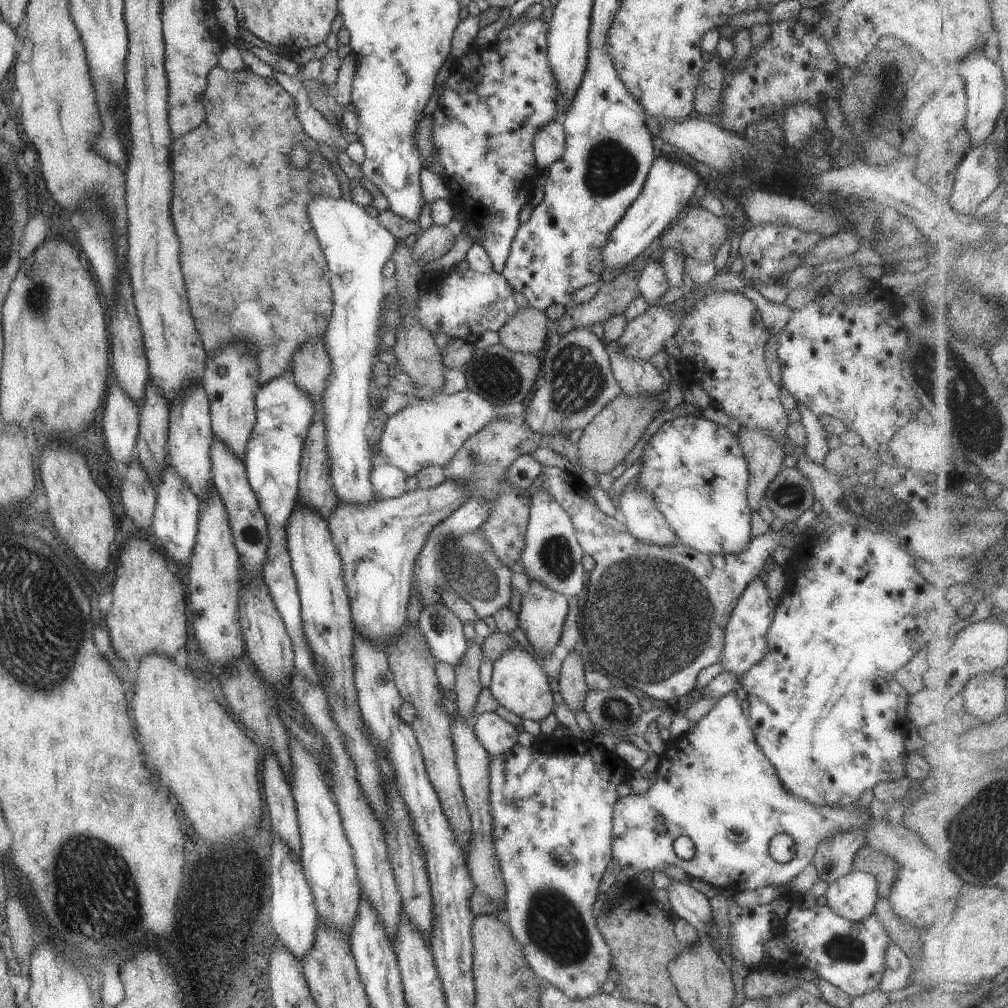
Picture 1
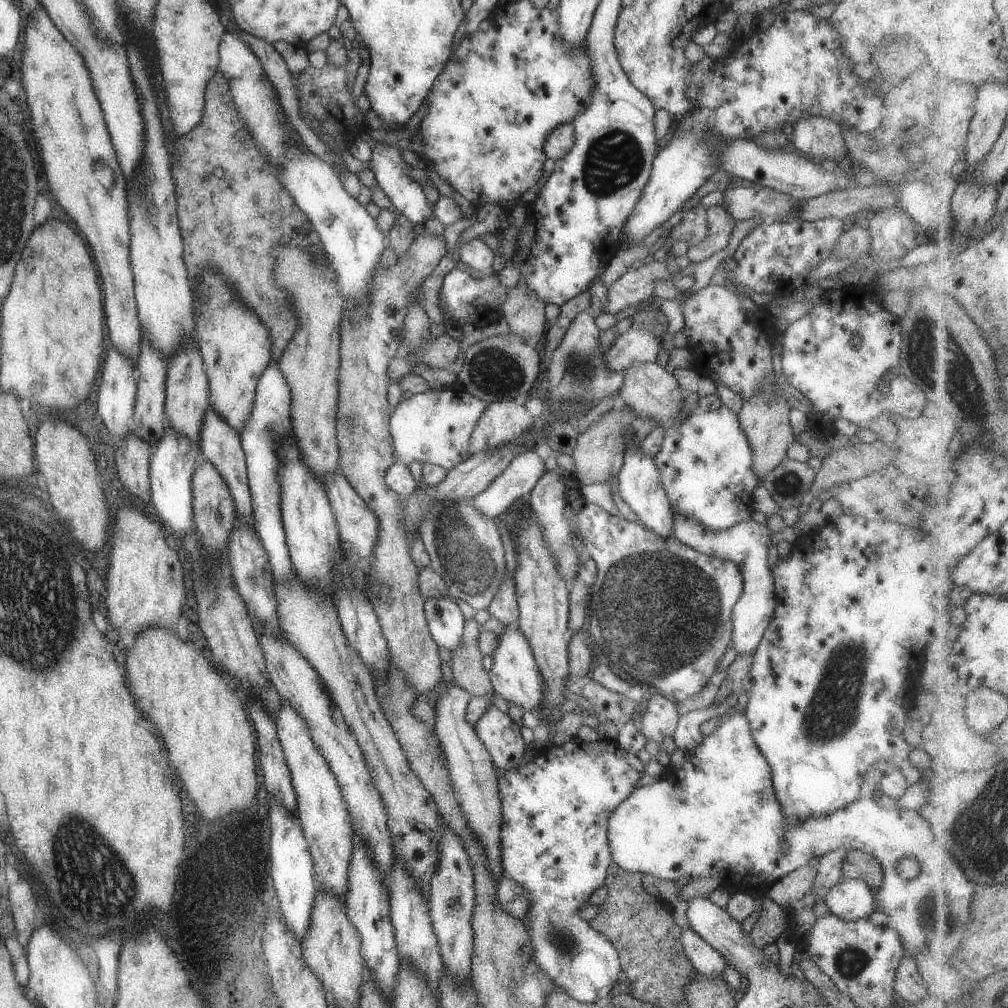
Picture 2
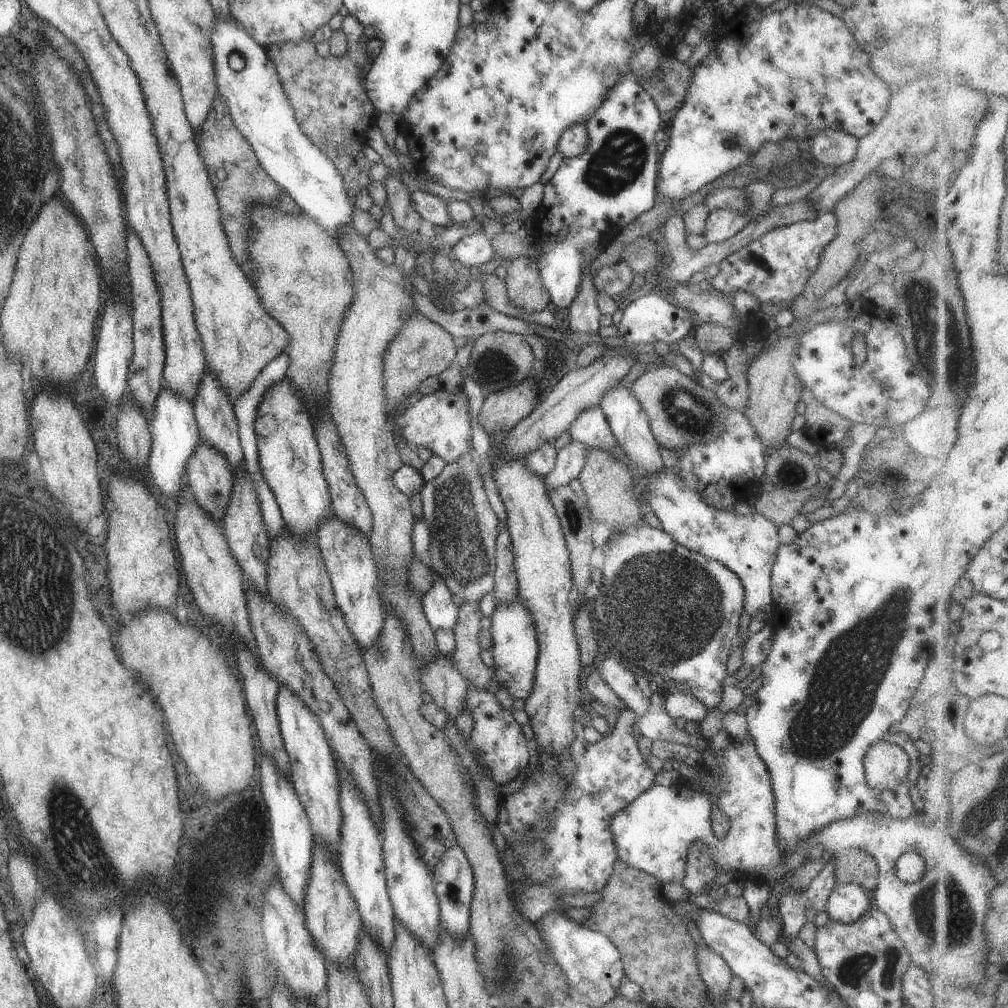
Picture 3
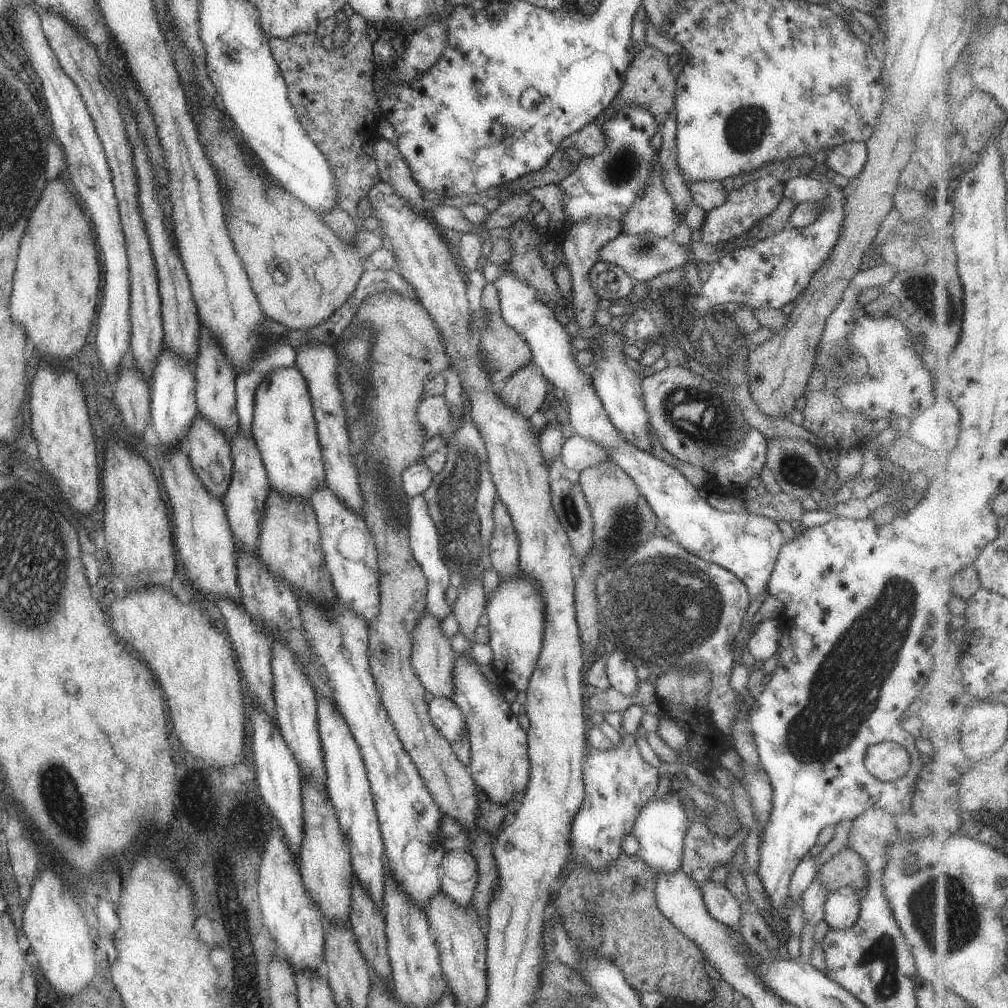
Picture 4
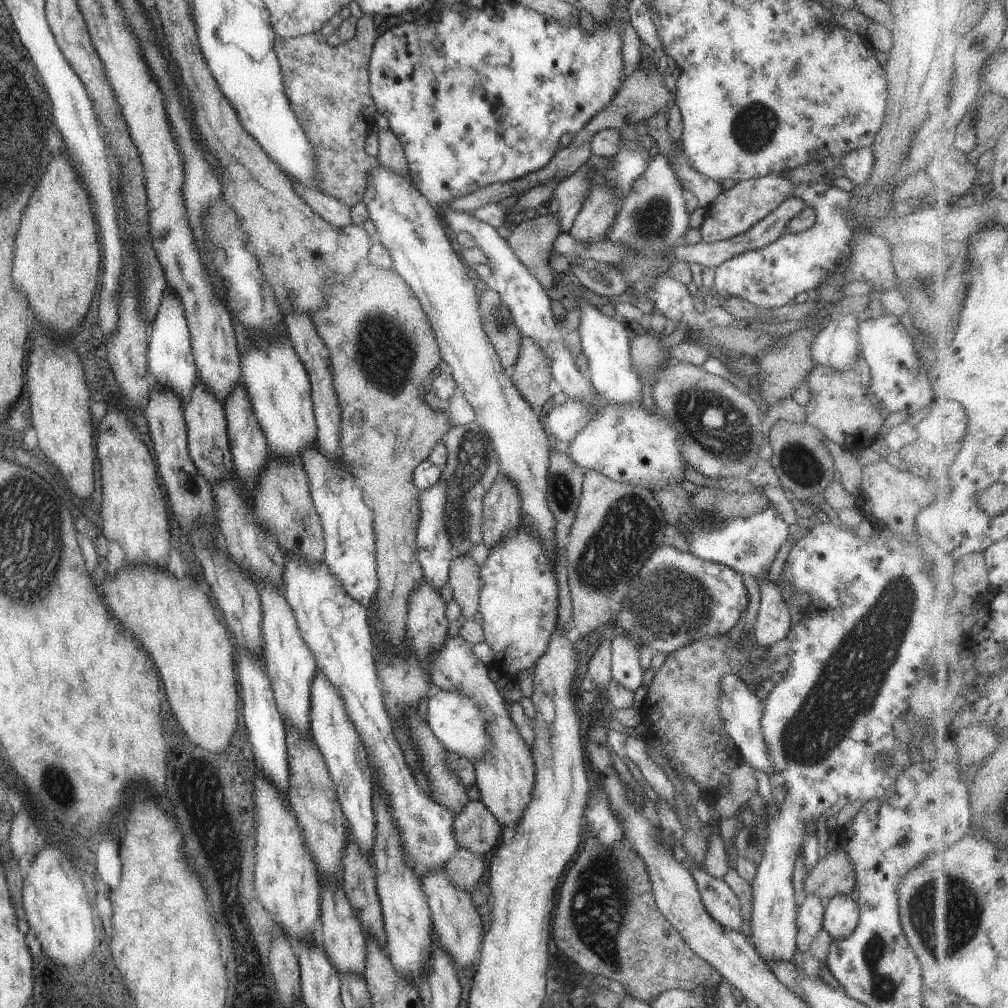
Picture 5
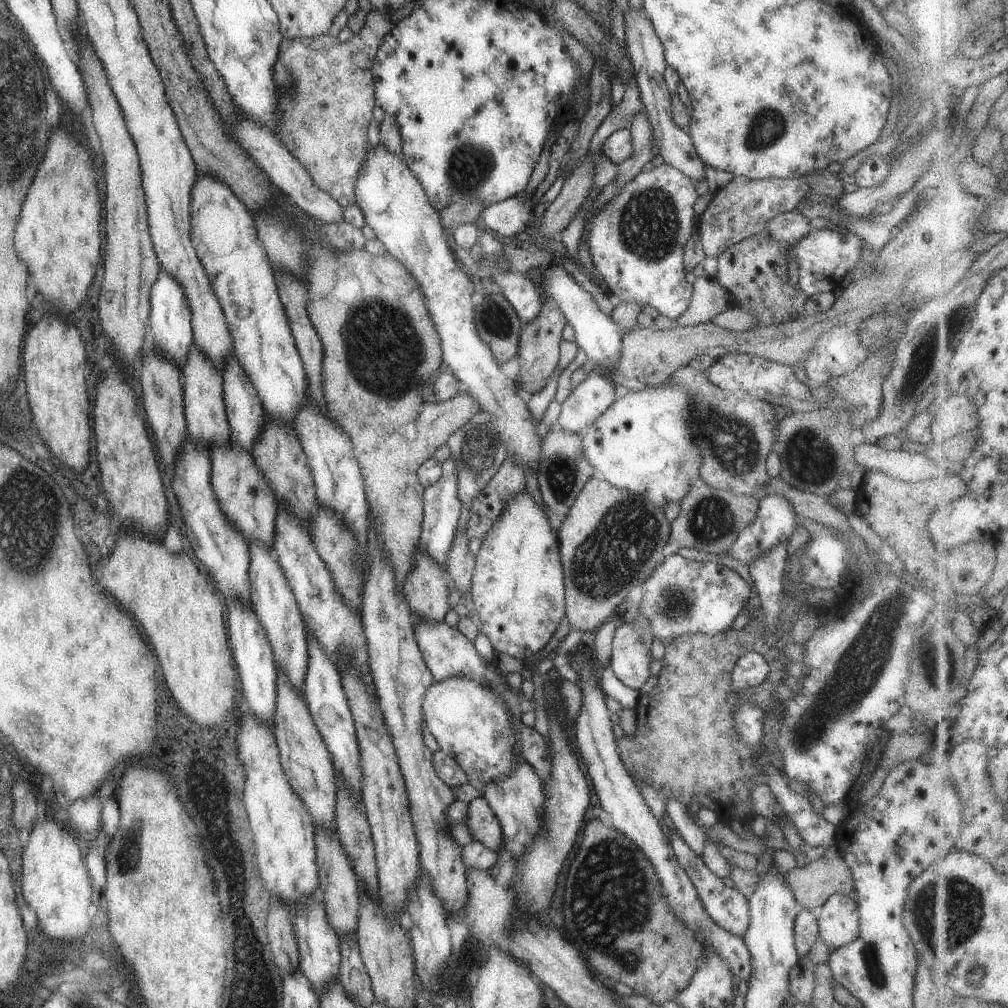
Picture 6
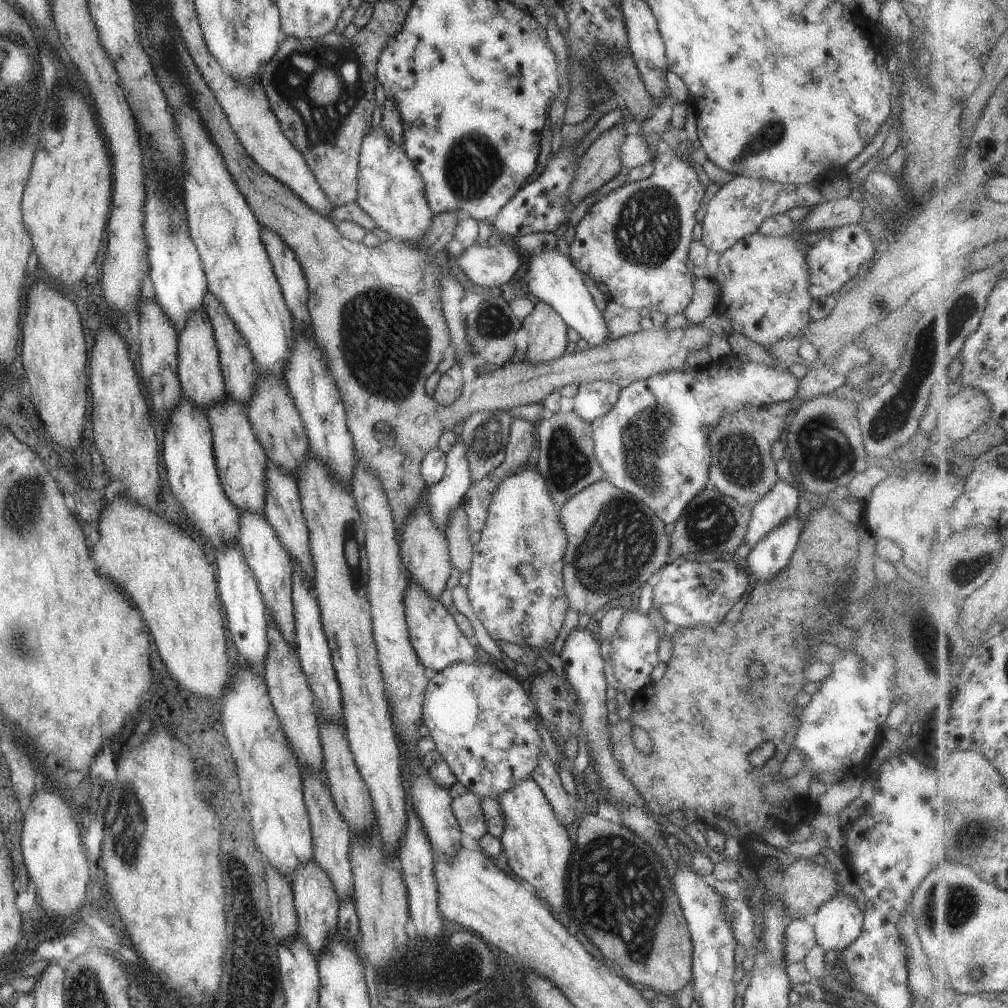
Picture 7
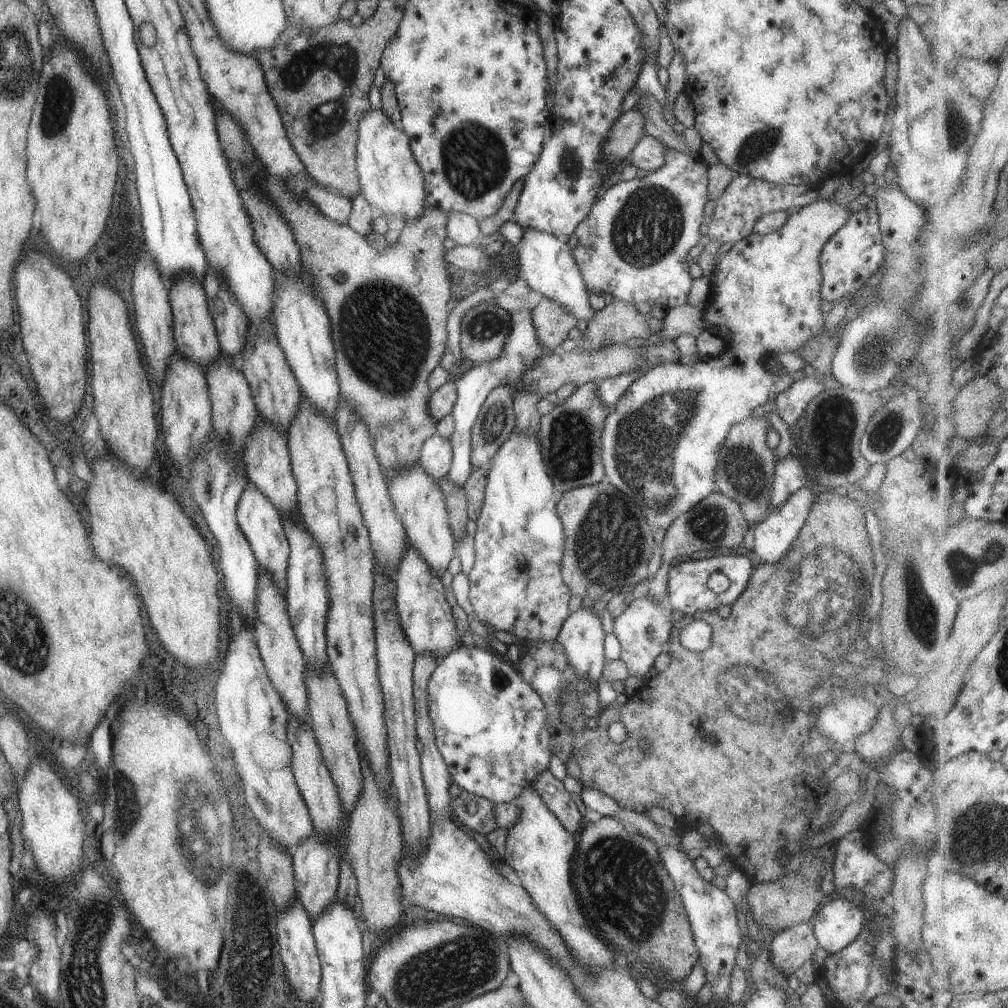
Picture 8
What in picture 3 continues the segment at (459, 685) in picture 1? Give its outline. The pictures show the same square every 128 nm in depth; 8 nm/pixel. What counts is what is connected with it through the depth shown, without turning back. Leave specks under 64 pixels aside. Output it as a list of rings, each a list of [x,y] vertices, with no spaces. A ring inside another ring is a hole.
[[[465,602],[458,608],[458,622],[454,625],[455,649],[450,658],[470,688],[480,687],[496,693],[501,684],[494,677],[493,667],[488,667],[480,657],[479,632],[482,612],[479,602]]]

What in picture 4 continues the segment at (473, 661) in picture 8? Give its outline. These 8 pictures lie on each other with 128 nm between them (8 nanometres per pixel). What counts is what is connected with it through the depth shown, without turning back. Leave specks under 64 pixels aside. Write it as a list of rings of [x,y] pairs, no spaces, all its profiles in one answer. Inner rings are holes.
[[[434,697],[428,704],[428,714],[440,734],[444,734],[450,744],[458,742],[467,729],[466,718],[453,698]]]

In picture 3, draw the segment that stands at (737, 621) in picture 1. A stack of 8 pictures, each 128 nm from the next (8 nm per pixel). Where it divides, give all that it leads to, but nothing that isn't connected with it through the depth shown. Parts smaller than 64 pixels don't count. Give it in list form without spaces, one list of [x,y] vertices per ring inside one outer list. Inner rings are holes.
[[[664,468],[658,476],[644,482],[649,510],[659,518],[663,530],[674,542],[717,560],[732,570],[740,578],[744,587],[743,611],[754,618],[760,612],[769,612],[773,604],[771,588],[771,572],[778,547],[778,527],[760,513],[738,515],[734,512],[716,510],[702,501],[700,494],[692,488],[686,488],[682,480],[672,472],[672,468]]]

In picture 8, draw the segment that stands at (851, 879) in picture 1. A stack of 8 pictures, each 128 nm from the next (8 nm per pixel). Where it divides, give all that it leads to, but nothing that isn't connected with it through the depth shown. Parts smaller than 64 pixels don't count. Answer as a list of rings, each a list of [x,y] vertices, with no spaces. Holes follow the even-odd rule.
[[[833,895],[815,913],[813,931],[820,948],[835,953],[848,946],[864,928],[864,914],[854,902]]]

